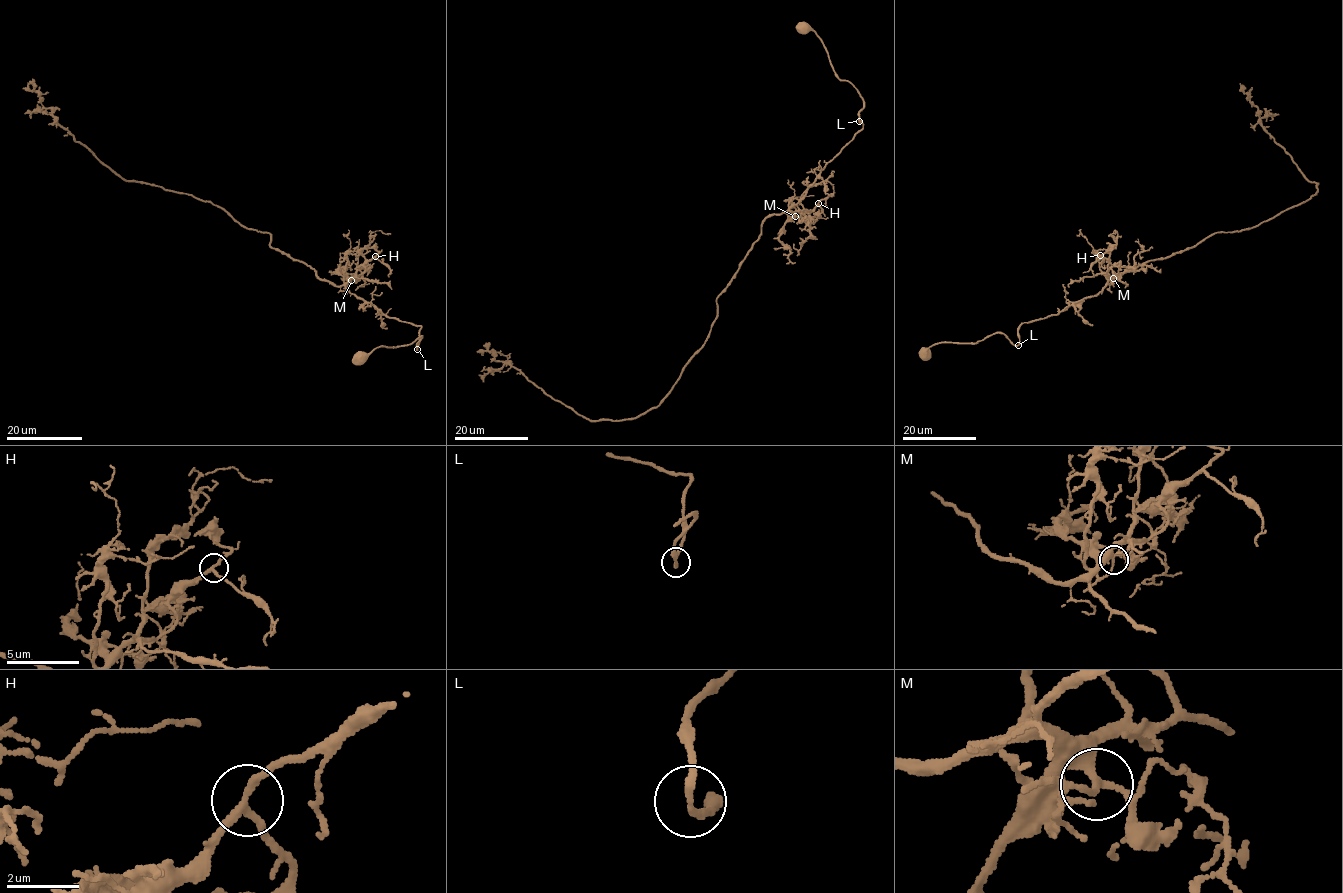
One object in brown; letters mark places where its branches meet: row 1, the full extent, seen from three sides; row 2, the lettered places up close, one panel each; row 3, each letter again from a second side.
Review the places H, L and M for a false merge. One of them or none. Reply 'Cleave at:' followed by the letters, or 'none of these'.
Cleave at: none of these

